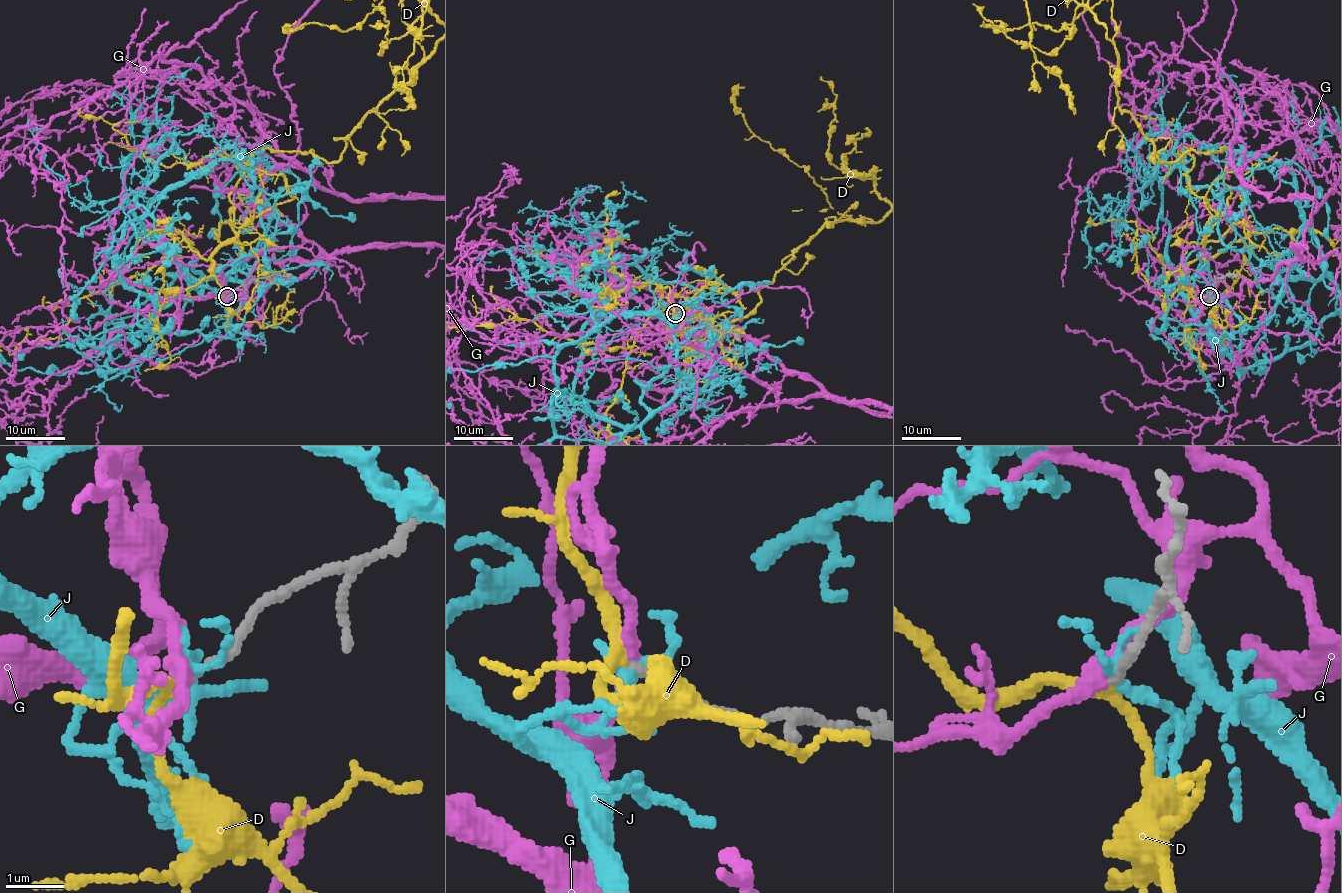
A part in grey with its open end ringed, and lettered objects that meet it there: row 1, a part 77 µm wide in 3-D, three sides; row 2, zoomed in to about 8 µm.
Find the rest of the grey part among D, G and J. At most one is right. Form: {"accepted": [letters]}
{"accepted": ["D"]}

